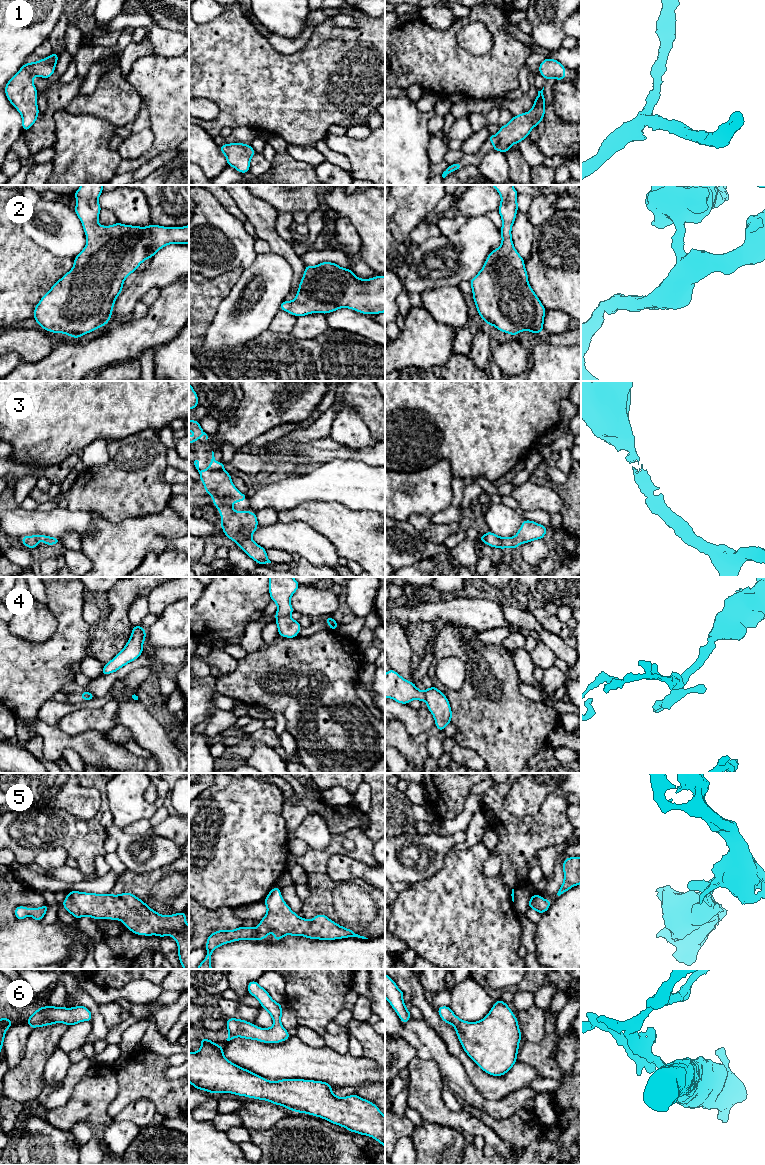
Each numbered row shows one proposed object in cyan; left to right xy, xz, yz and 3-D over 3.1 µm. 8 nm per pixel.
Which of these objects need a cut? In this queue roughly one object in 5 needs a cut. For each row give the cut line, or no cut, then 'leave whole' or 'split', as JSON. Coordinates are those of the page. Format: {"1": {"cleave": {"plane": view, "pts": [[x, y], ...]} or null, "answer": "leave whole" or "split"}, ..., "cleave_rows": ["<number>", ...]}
{"1": {"cleave": null, "answer": "leave whole"}, "2": {"cleave": null, "answer": "leave whole"}, "3": {"cleave": null, "answer": "leave whole"}, "4": {"cleave": {"plane": "xz", "pts": [[288, 615], [277, 618]]}, "answer": "split"}, "5": {"cleave": null, "answer": "leave whole"}, "6": {"cleave": null, "answer": "leave whole"}, "cleave_rows": ["4"]}

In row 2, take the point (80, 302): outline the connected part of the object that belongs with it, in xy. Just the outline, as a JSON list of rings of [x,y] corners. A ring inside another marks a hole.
[[[81,185],[74,193],[75,213],[79,217],[87,243],[74,258],[74,266],[41,298],[34,309],[33,318],[43,329],[53,333],[79,338],[99,327],[107,325],[114,302],[121,293],[124,280],[147,258],[152,258],[168,244],[189,244],[189,225],[163,227],[150,224],[147,227],[124,225],[117,222],[110,226],[98,223],[101,206],[98,199],[103,185]]]

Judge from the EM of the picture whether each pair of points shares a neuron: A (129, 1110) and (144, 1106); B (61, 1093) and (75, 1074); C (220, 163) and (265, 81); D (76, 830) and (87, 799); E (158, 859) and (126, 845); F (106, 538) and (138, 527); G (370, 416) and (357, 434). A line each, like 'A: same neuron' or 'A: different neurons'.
A: same neuron
B: same neuron
C: different neurons
D: different neurons
E: same neuron
F: same neuron
G: different neurons

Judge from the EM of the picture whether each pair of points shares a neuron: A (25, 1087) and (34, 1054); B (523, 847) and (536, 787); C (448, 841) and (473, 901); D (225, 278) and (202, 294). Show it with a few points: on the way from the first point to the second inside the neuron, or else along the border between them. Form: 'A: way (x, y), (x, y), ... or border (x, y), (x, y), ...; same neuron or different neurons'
A: way (25, 1079), (33, 1062); same neuron
B: border (546, 797), (534, 814), (513, 815), (507, 811); different neurons
C: border (453, 845), (440, 869); different neurons
D: way (219, 284), (208, 293); same neuron

